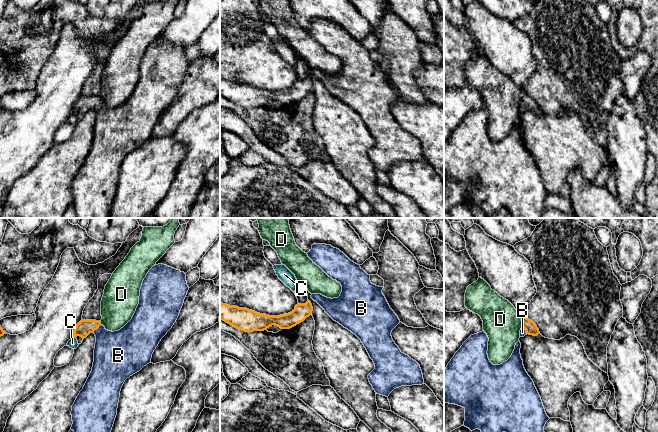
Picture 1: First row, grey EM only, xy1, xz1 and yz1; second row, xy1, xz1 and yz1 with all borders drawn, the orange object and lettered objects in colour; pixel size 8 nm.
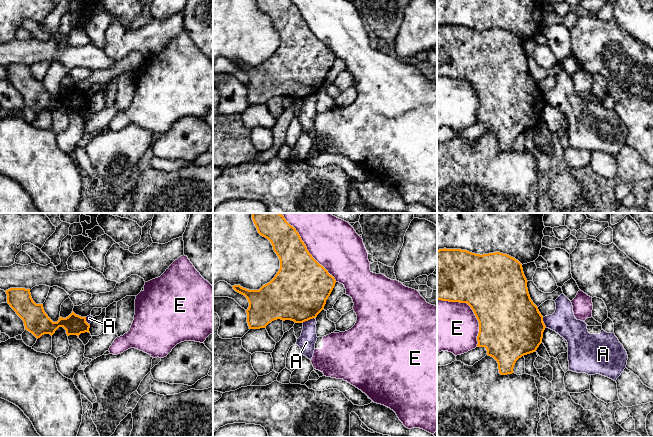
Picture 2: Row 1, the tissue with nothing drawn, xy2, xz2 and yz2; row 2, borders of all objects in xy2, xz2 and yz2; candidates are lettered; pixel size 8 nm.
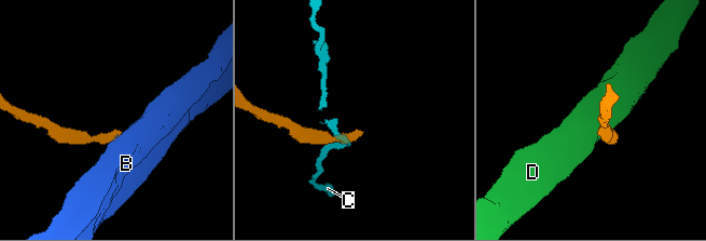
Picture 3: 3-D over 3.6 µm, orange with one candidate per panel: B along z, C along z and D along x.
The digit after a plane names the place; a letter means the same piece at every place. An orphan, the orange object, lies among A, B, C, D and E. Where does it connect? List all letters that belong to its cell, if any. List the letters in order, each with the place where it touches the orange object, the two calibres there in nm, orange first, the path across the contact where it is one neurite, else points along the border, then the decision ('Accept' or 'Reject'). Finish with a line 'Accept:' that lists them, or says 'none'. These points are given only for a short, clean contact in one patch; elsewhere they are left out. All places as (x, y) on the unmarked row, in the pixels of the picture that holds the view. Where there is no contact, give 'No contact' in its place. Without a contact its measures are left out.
A: Touches orange at xz2 (308, 95). Thickness 460 nm (orange) against 140 nm. Boundary: xz2 (314, 93), (302, 98). Reject
B: Touches orange at xy1 (97, 104). Thickness 120 nm (orange) against 340 nm. Path across: xy1 (84, 103), (97, 104), (115, 129). Accept
C: Touches orange at xy1 (74, 113). Thickness 120 nm (orange) against 80 nm. Boundary: xy1 (73, 112), (75, 114). Reject
D: Touches orange at yz1 (522, 98). Thickness 90 nm (orange) against 300 nm. Boundary: yz1 (523, 92), (521, 103). Reject
E: Touches orange at yz2 (472, 85). Thickness 500 nm (orange) against 400 nm. Reject
Accept: B

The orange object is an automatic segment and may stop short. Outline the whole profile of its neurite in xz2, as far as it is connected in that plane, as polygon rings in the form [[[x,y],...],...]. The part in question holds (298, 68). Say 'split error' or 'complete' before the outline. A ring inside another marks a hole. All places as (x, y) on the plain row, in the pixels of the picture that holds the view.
complete; [[[255,0],[258,9],[267,14],[280,36],[280,45],[275,53],[259,66],[249,66],[240,61],[233,65],[244,71],[249,83],[246,86],[249,105],[266,104],[274,96],[291,96],[303,99],[316,94],[324,85],[336,56],[309,29],[299,9],[290,0]]]

